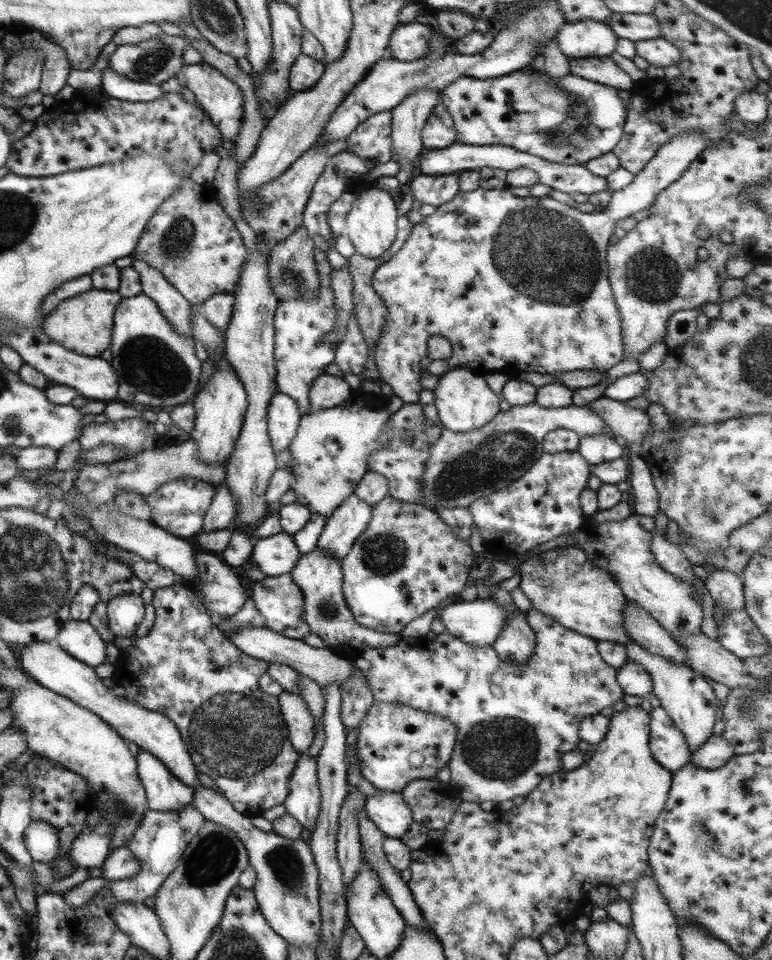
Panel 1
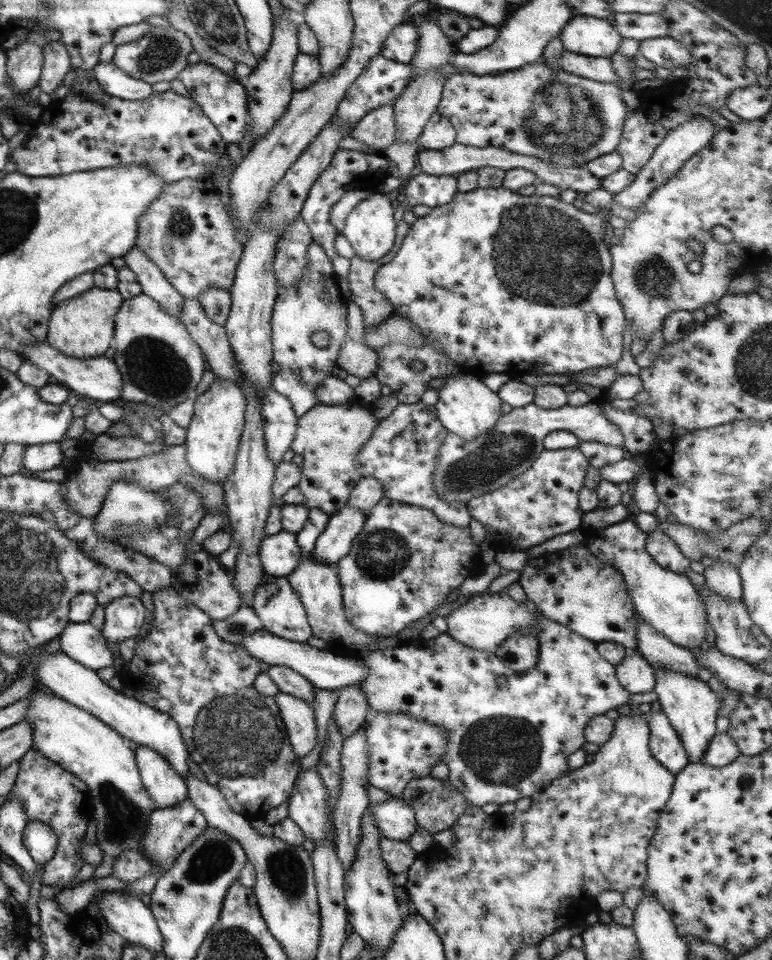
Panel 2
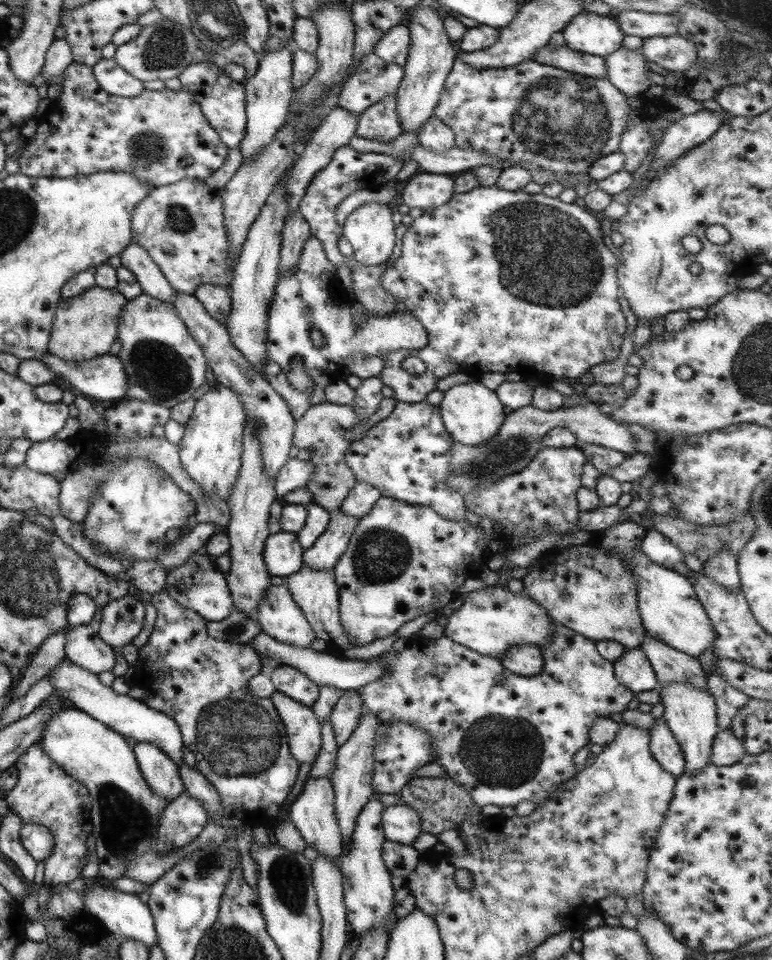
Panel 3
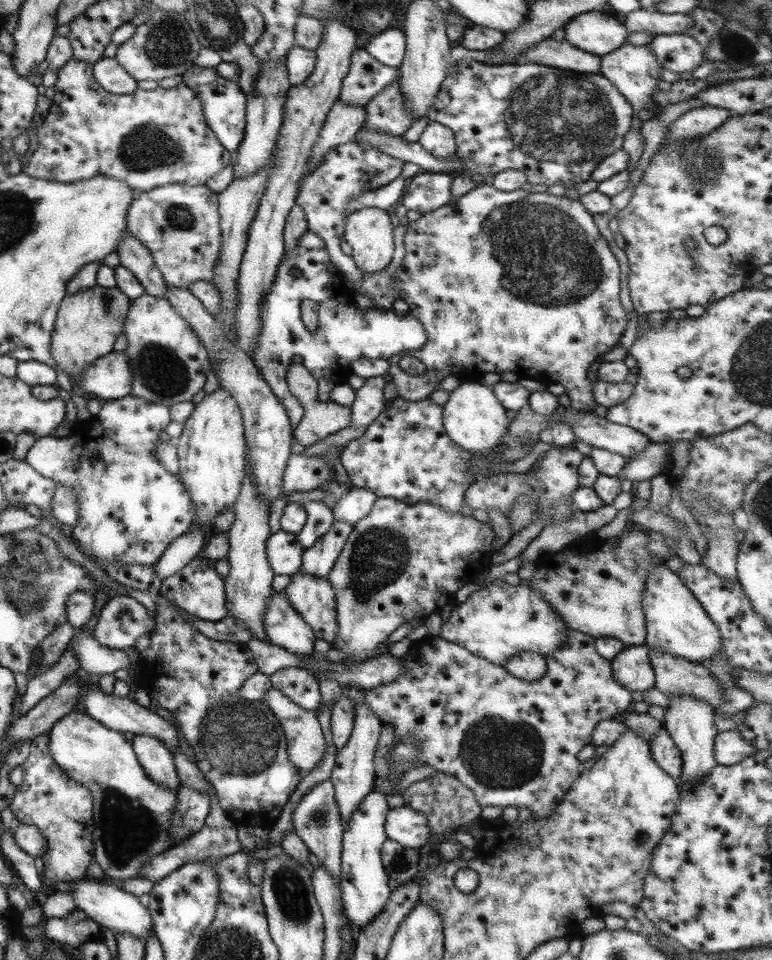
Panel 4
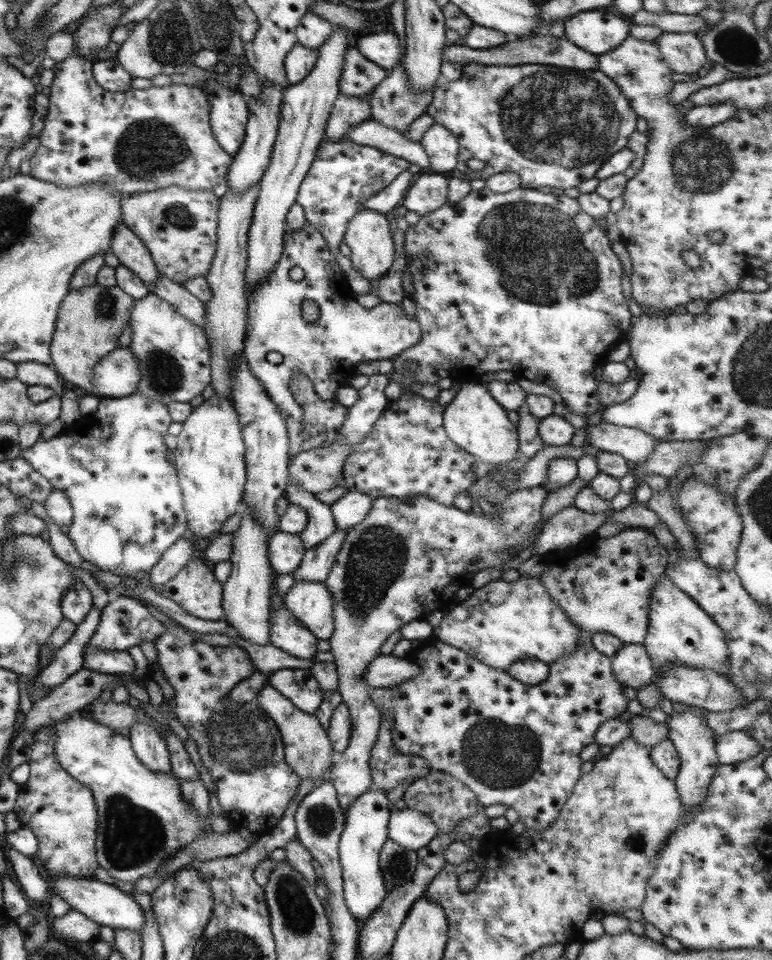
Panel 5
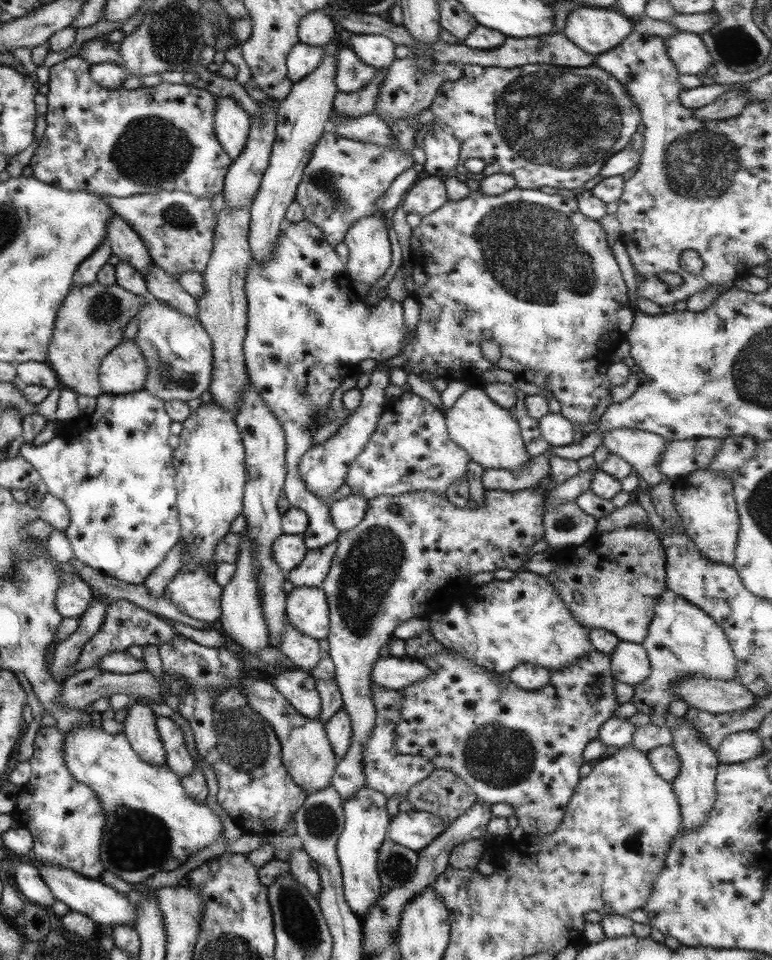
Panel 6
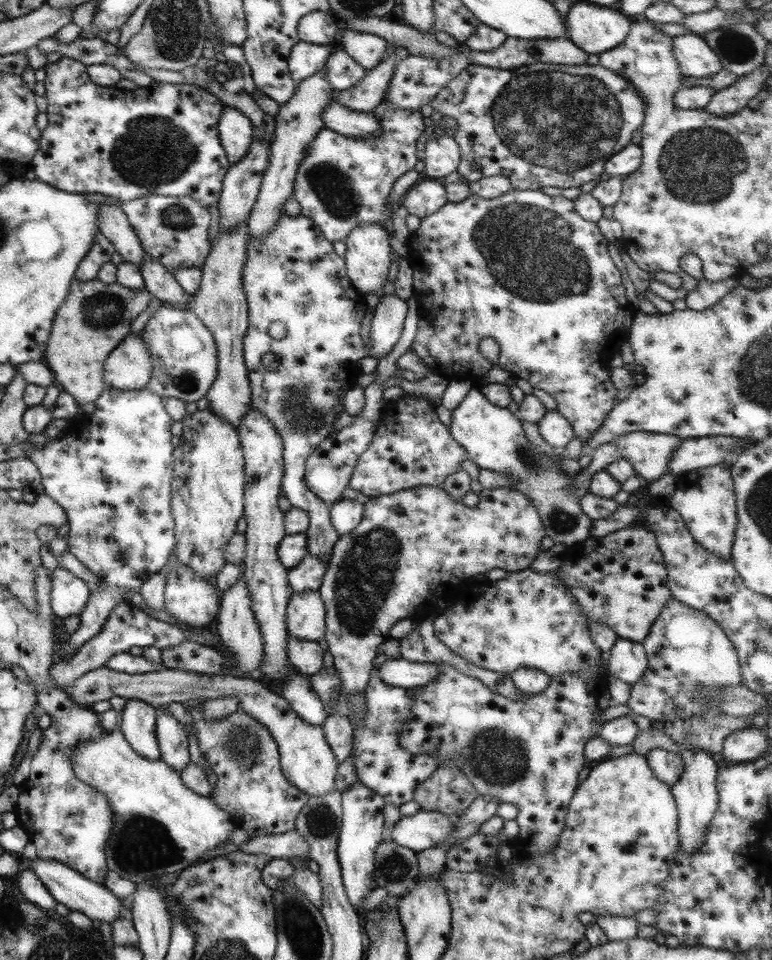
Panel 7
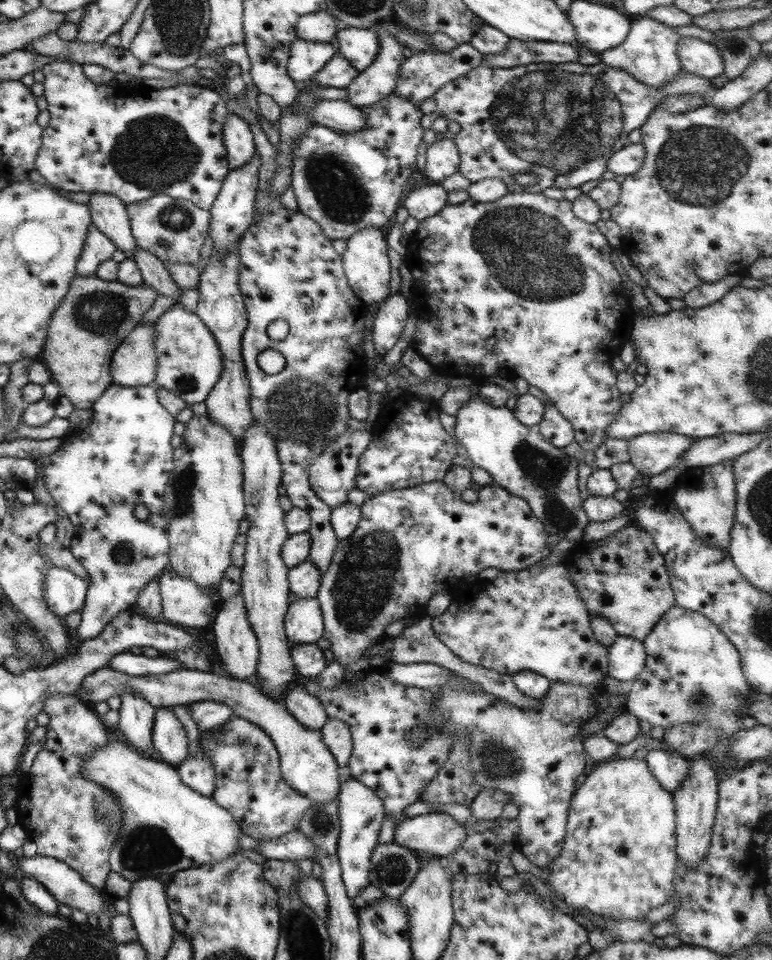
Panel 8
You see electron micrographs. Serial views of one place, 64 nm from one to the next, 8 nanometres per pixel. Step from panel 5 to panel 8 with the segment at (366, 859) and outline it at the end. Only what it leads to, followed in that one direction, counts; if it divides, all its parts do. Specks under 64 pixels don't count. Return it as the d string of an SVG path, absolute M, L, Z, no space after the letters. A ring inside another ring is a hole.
M352 777L338 786L337 818L339 818L339 834L336 842L336 853L341 870L341 878L350 899L359 894L359 890L369 885L370 859L377 842L379 826L384 816L381 799L369 788Z

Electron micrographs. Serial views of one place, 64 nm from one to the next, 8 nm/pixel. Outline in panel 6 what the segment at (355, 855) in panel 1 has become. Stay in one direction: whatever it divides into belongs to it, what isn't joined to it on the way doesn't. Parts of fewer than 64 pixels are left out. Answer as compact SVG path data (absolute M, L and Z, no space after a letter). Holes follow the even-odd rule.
M523 489L516 491L503 491L503 490L484 490L483 492L483 505L477 506L476 509L456 507L447 500L444 496L439 494L433 494L433 492L403 492L403 494L397 494L395 496L378 496L375 498L367 499L367 508L365 508L365 514L357 526L351 530L338 533L338 537L335 541L335 554L332 555L331 564L329 570L325 575L323 583L321 583L320 589L325 594L325 599L328 602L327 607L329 610L329 631L327 631L327 642L329 643L329 650L327 654L331 657L331 662L334 665L334 680L337 682L337 688L342 698L342 706L345 709L345 713L350 719L351 728L351 742L347 753L343 757L336 757L335 770L331 775L331 787L335 789L341 800L347 798L349 794L355 794L355 790L361 790L365 787L365 775L363 775L363 767L361 767L361 748L363 748L363 742L367 742L367 734L371 733L374 721L375 721L375 707L373 707L373 701L371 701L371 669L375 660L379 658L379 650L381 647L385 647L387 641L392 636L392 632L395 628L405 622L405 620L412 619L428 619L431 614L442 613L451 606L452 602L459 599L459 594L462 594L464 590L469 587L469 580L471 575L477 572L495 572L499 568L507 568L507 570L521 571L524 570L523 566L529 560L527 550L534 542L537 542L540 538L543 538L544 528L542 525L543 518L543 506L541 500L541 491L539 489Z

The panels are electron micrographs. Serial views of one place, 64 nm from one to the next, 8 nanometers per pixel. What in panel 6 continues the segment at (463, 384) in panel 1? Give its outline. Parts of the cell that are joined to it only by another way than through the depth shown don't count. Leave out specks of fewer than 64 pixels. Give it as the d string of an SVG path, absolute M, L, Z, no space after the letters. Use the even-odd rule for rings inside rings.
M467 387L453 406L446 409L444 415L449 438L469 455L470 460L484 469L519 469L533 458L525 451L515 418L503 407L495 405L483 392L482 387Z

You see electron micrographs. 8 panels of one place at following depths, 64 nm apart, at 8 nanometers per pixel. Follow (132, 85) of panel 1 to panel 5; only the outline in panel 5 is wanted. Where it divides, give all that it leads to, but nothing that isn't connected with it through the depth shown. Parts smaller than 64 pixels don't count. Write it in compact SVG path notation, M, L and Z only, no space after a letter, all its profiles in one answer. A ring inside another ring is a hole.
M116 59L92 61L92 77L103 90L119 92L130 88L132 76Z

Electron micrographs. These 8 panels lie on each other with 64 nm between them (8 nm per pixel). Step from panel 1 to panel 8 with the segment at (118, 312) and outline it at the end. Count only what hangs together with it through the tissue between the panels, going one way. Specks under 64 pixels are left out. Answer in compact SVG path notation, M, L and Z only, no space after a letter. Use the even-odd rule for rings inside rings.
M174 302L167 311L157 317L157 320L153 321L153 328L157 369L153 383L148 386L173 392L177 398L184 400L187 406L195 402L205 402L223 369L219 348L211 331L195 313L185 311L180 302Z

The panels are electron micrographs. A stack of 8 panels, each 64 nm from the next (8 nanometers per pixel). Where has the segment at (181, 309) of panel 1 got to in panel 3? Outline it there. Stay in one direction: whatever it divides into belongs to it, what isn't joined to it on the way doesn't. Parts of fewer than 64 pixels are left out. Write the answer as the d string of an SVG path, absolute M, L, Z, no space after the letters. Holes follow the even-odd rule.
M129 242L118 256L120 265L133 273L143 294L167 304L175 300L176 290L165 280L159 267L141 246Z

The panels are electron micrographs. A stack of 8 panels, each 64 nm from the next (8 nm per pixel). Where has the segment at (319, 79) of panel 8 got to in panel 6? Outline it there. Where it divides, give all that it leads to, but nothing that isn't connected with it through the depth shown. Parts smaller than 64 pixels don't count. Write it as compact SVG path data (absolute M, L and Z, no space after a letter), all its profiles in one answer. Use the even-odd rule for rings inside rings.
M349 47L335 50L335 89L342 93L355 92L363 88L377 71L359 61Z

